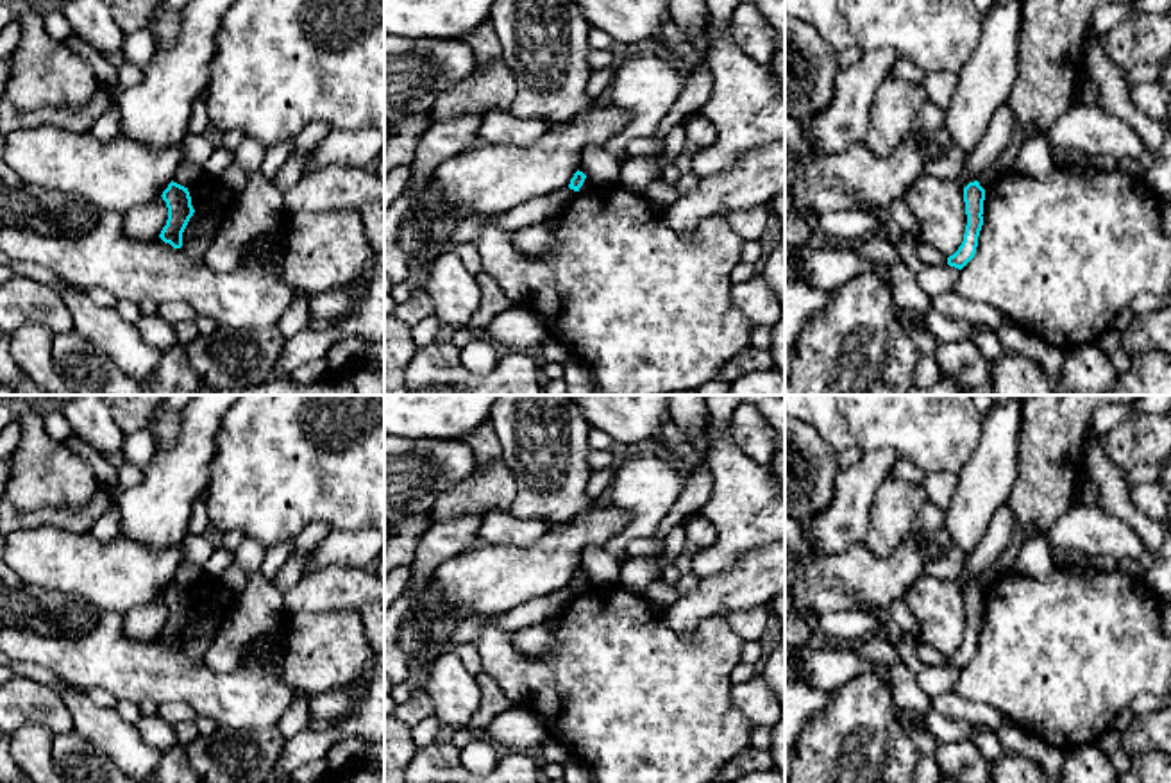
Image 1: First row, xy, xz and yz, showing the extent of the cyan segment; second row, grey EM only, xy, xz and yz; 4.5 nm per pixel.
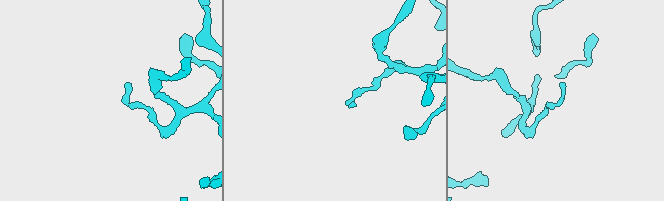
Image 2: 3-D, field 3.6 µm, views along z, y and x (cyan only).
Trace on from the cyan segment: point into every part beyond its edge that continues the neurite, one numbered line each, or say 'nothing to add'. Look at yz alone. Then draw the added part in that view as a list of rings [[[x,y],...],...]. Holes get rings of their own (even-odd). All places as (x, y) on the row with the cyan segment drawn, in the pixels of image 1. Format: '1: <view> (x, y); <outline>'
nothing to add

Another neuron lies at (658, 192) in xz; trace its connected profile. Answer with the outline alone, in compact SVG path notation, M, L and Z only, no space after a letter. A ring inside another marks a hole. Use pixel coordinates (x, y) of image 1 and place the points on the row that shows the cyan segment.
M654 177L645 188L644 197L661 211L667 211L679 195L676 184L669 184L665 179Z

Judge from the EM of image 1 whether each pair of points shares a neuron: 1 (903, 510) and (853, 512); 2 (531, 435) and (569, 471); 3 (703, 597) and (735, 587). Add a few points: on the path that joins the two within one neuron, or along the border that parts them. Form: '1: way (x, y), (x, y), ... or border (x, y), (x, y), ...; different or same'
1: border (889, 478), (875, 494), (862, 542); different
2: way (540, 444), (560, 463); same
3: way (710, 597), (728, 592); same

